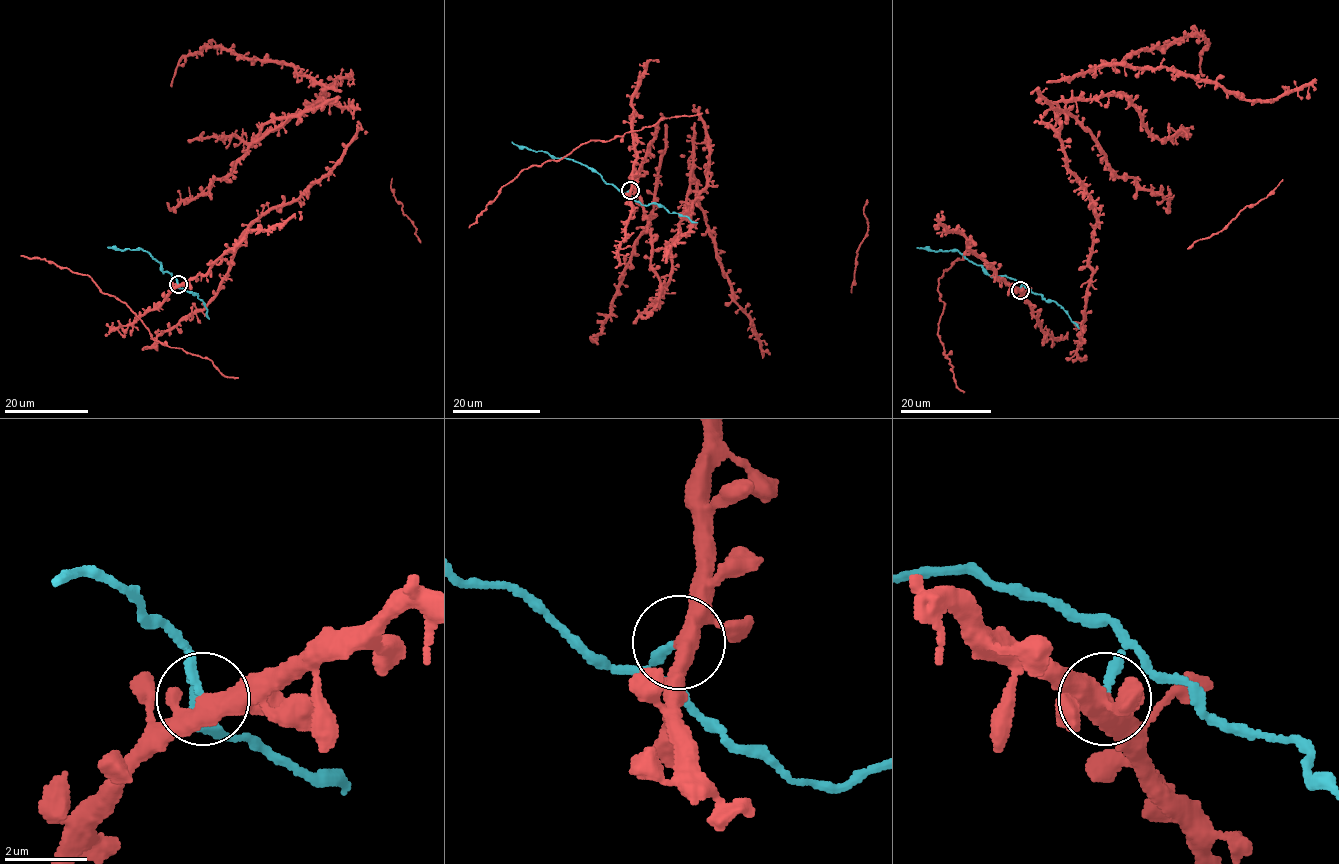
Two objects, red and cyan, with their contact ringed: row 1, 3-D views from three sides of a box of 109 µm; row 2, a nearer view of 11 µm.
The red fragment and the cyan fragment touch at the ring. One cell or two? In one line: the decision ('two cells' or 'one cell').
two cells

